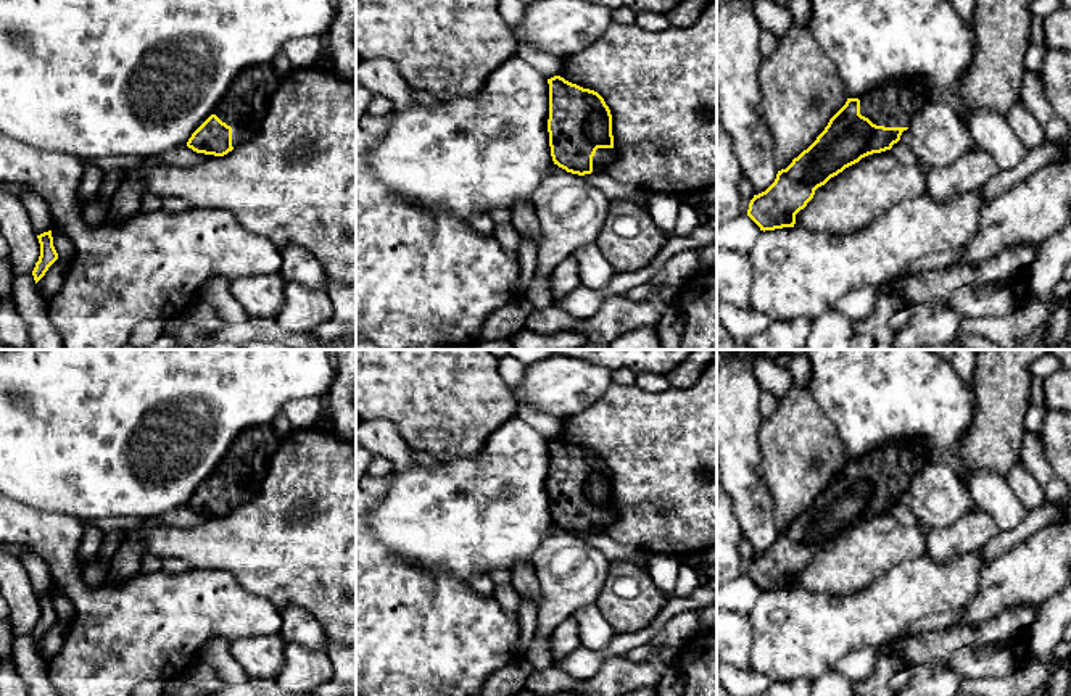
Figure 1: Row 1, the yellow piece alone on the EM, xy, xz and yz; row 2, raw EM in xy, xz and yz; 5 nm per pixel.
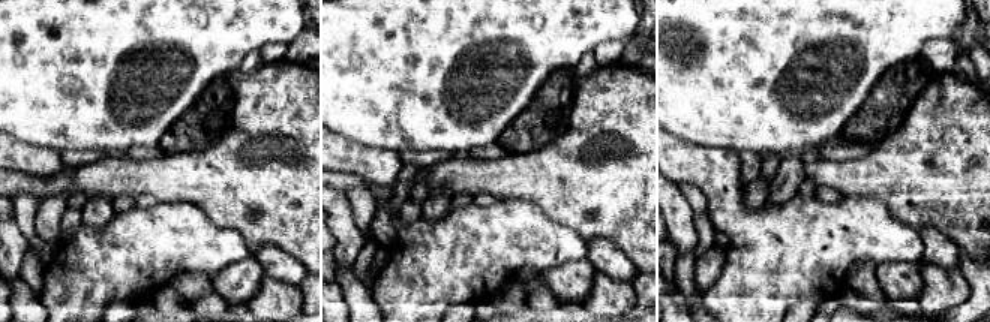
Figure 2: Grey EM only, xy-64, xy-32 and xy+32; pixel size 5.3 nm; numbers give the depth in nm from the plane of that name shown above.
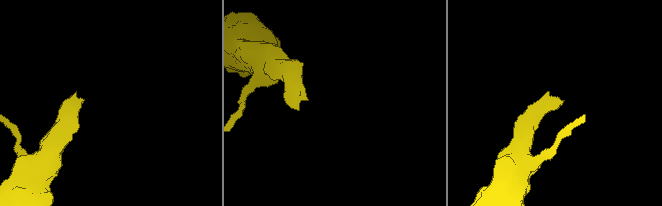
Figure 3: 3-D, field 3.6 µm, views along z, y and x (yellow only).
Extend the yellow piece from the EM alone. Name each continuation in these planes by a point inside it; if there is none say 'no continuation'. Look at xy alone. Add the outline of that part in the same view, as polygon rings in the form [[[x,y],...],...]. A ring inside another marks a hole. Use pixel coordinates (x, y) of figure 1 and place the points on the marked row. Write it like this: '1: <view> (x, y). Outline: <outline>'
1: xy (243, 107). Outline: [[[272,63],[243,71],[214,108],[222,122],[232,127],[232,147],[250,140],[264,119],[267,103],[280,79]]]

